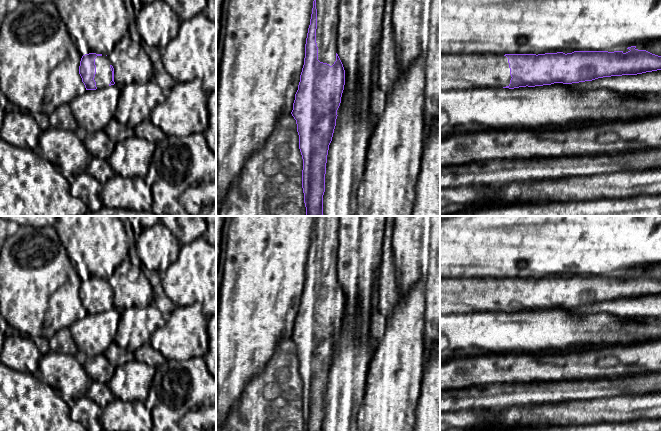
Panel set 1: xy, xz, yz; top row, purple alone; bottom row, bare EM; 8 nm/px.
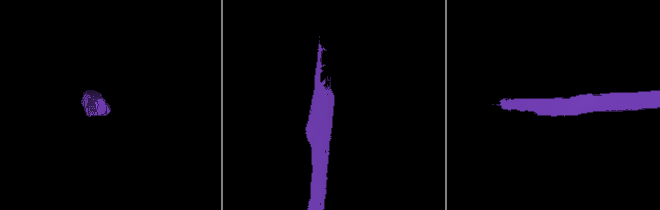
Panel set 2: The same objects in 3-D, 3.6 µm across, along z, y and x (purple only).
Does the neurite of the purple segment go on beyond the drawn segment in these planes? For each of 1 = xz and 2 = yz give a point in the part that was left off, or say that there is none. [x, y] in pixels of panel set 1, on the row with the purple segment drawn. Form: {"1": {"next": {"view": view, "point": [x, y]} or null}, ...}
{"1": {"next": {"view": "xz", "point": [327, 10]}}, "2": {"next": {"view": "yz", "point": [457, 71]}}}

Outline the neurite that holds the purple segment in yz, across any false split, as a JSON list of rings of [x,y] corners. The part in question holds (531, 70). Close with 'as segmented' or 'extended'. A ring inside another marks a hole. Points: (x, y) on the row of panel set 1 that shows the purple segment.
[[[636,46],[627,48],[629,51],[574,51],[572,53],[545,53],[545,54],[505,54],[505,55],[481,55],[481,54],[442,54],[440,53],[440,91],[463,90],[471,88],[519,88],[551,85],[554,83],[572,84],[592,81],[598,78],[637,75],[646,72],[661,70],[661,56],[652,54],[646,50],[638,50]]] | extended

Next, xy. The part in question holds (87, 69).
[[[89,53],[82,56],[79,74],[86,90],[114,85],[114,68],[107,55]]] | extended

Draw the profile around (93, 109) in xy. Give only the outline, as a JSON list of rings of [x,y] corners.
[[[111,85],[96,90],[85,90],[69,103],[81,134],[103,130],[115,118],[121,88]]]

